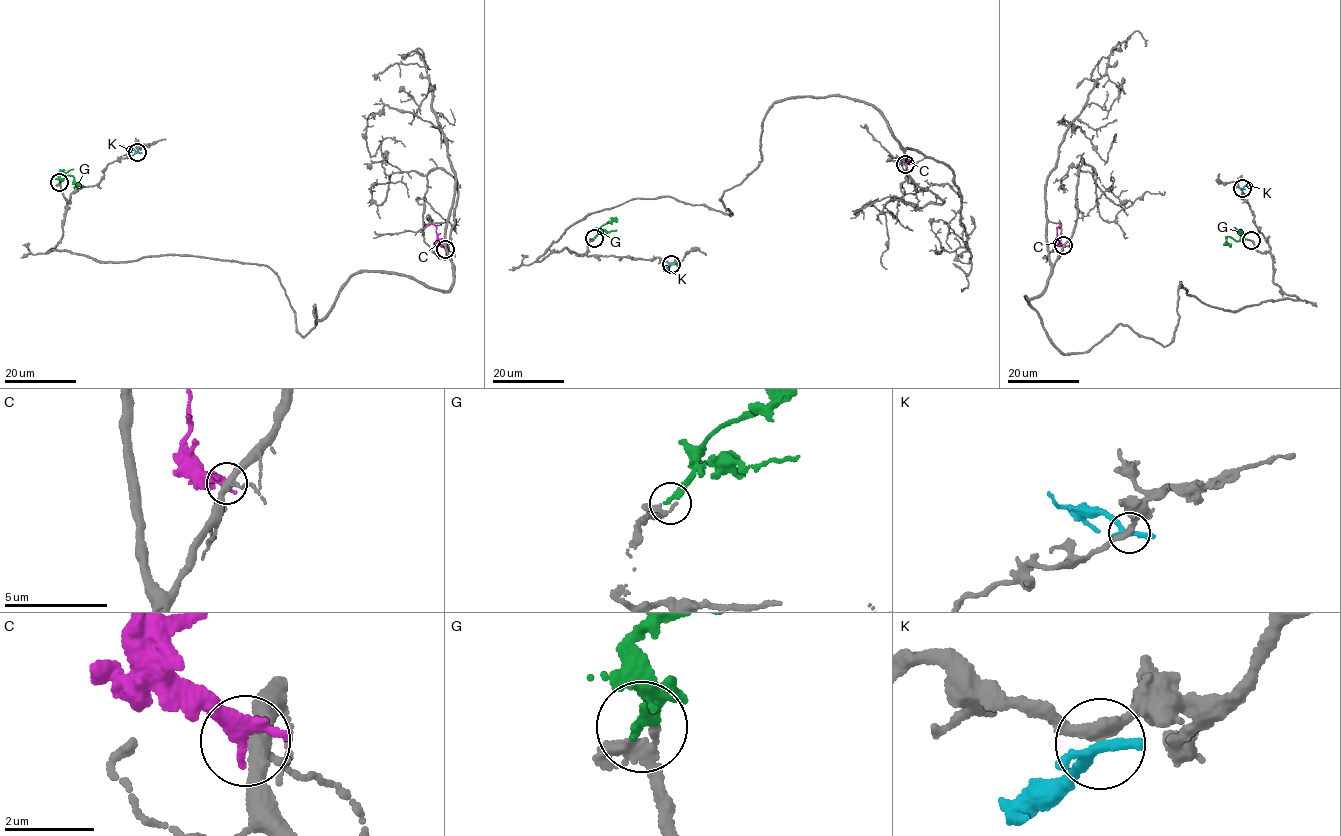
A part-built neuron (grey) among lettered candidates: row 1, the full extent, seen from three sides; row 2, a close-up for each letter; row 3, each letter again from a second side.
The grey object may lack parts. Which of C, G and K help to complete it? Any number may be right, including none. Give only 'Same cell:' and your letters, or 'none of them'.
Same cell: G

